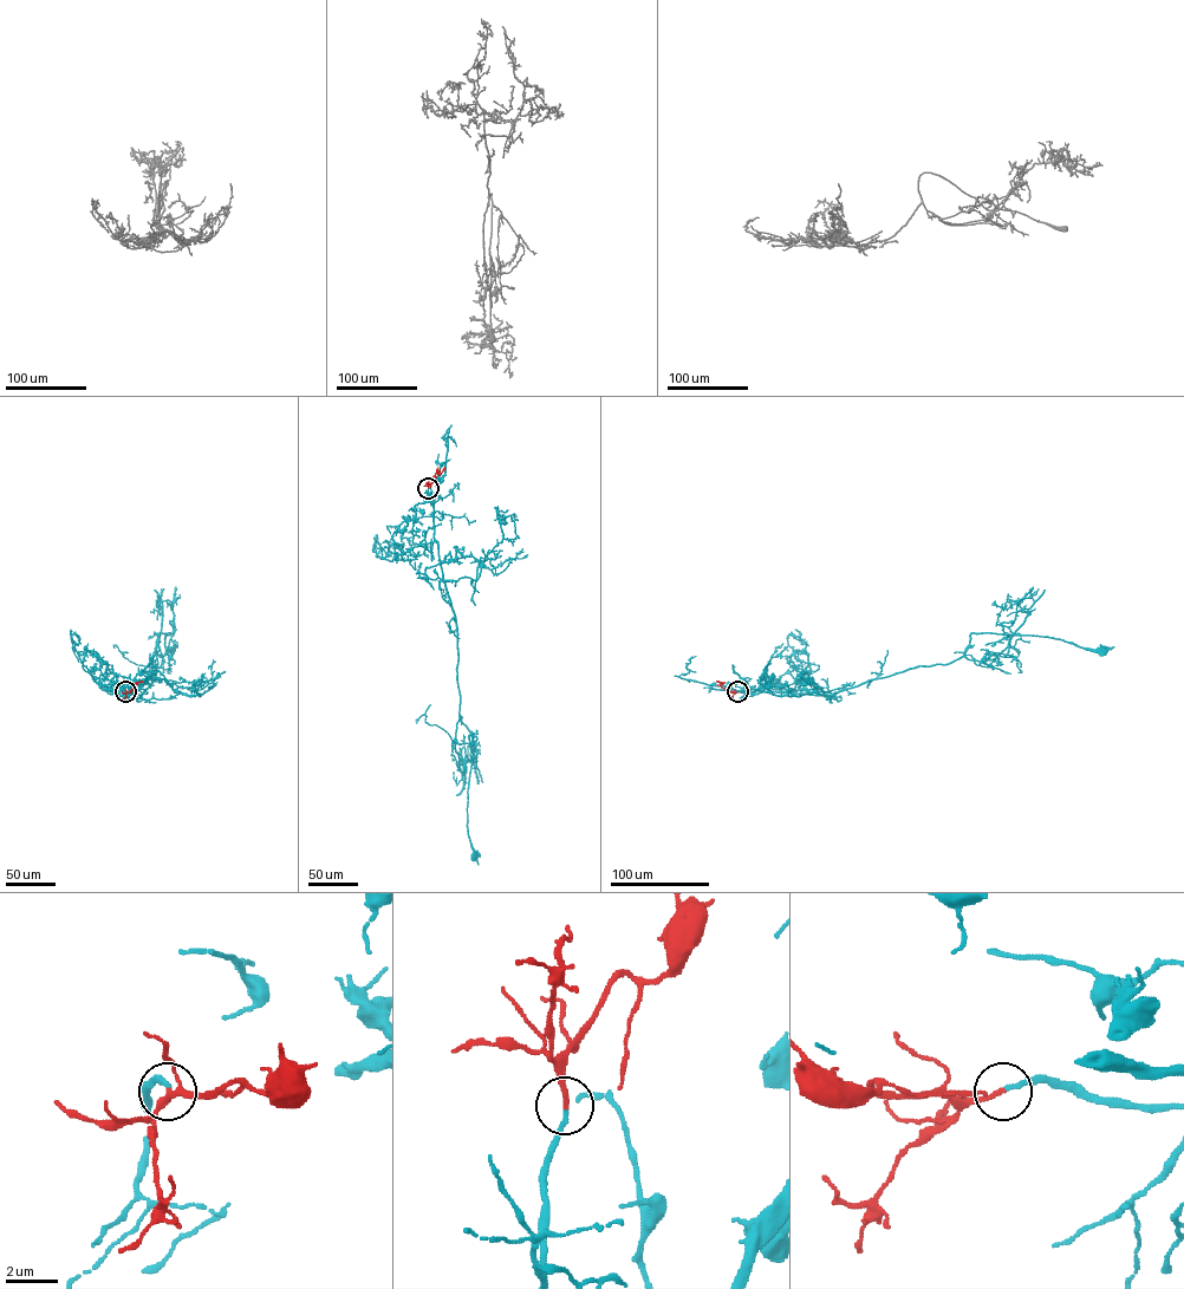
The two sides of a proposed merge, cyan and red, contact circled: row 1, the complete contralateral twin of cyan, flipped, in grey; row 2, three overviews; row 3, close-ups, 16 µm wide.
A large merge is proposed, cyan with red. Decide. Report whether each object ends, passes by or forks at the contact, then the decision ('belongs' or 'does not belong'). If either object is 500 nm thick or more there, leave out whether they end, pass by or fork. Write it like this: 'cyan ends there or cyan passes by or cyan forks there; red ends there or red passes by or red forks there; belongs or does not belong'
cyan ends there; red ends there; belongs

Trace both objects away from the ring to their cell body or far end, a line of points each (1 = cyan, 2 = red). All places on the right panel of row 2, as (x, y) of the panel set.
1: (737, 691), (831, 695), (919, 665), (950, 663), (963, 656), (973, 632), (1053, 637), (1105, 650)
2: (737, 691), (723, 688), (720, 684), (723, 683), (716, 681)

